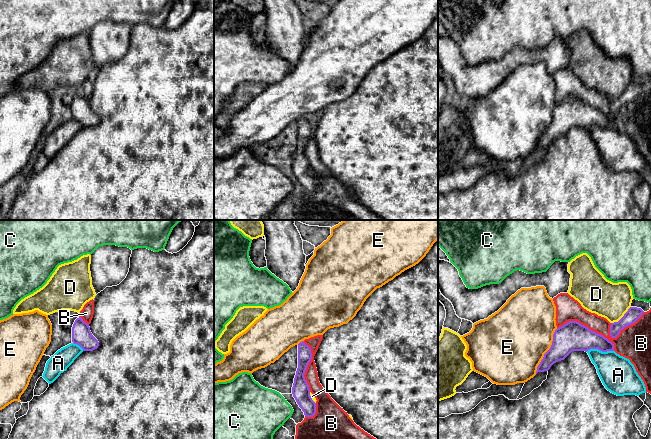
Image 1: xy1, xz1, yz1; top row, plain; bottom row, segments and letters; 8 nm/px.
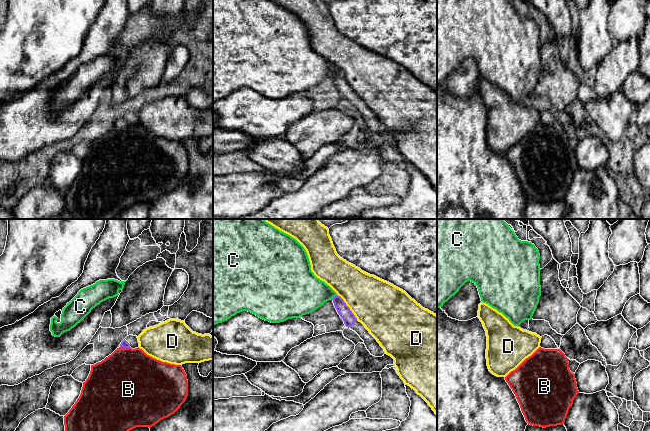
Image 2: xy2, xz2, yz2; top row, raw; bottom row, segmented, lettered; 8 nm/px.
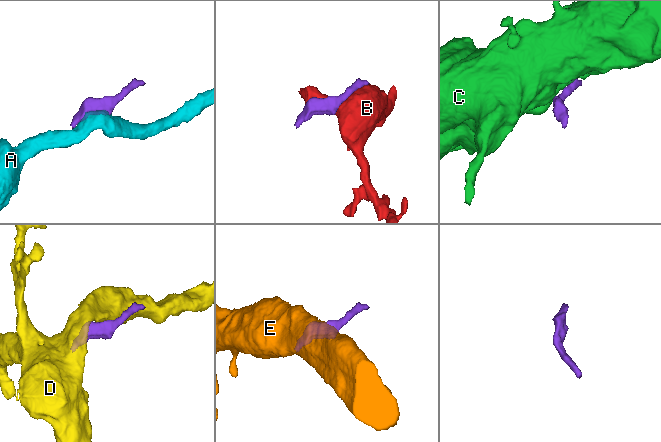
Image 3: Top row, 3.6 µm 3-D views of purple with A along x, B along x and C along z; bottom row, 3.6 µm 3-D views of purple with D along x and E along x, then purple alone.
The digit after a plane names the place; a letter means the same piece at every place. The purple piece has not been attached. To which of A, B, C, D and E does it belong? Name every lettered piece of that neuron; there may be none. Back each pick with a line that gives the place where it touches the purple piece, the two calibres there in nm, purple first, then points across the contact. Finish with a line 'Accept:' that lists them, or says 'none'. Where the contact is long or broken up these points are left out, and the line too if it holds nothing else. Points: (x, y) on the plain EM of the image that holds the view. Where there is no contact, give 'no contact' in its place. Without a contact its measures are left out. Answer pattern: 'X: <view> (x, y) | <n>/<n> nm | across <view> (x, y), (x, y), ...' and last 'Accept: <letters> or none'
Accept: none

